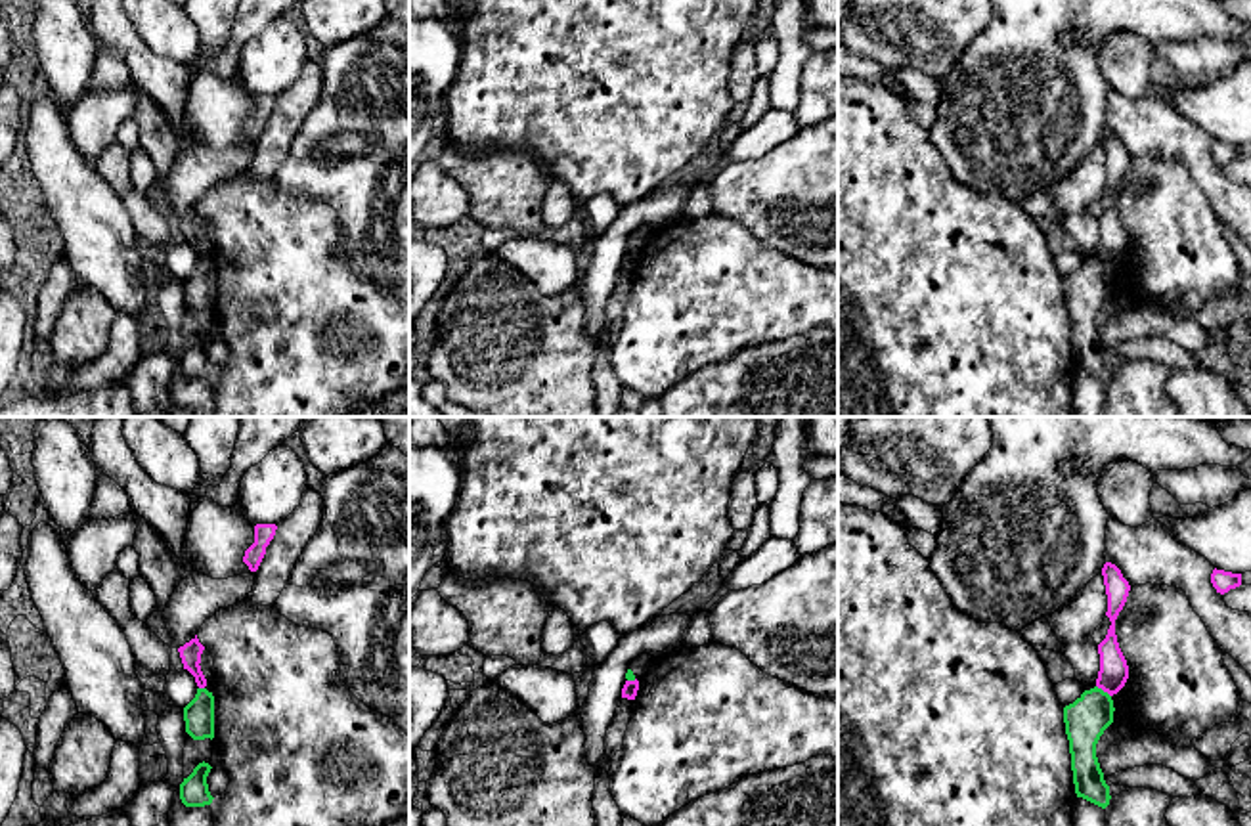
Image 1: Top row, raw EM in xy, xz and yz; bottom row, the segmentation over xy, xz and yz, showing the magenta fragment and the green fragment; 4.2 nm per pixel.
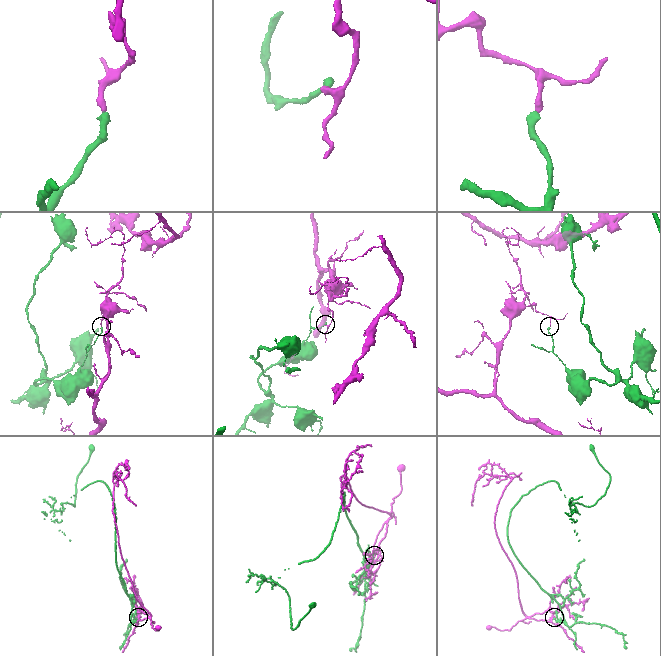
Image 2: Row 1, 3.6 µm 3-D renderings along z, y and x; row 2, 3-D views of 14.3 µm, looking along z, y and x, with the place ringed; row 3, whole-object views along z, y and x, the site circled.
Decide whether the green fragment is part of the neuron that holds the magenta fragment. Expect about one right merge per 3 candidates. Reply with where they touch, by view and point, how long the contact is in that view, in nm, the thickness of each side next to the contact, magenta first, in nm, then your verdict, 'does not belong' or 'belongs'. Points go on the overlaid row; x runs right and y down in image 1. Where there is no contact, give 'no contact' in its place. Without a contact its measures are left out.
yz (1104, 691) | 80 nm | 130/180 nm | does not belong

